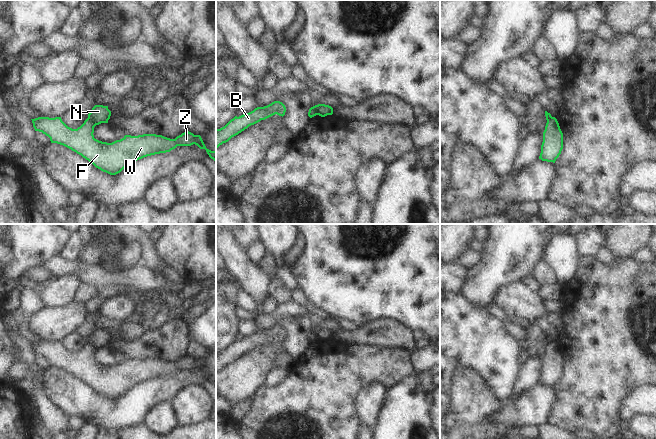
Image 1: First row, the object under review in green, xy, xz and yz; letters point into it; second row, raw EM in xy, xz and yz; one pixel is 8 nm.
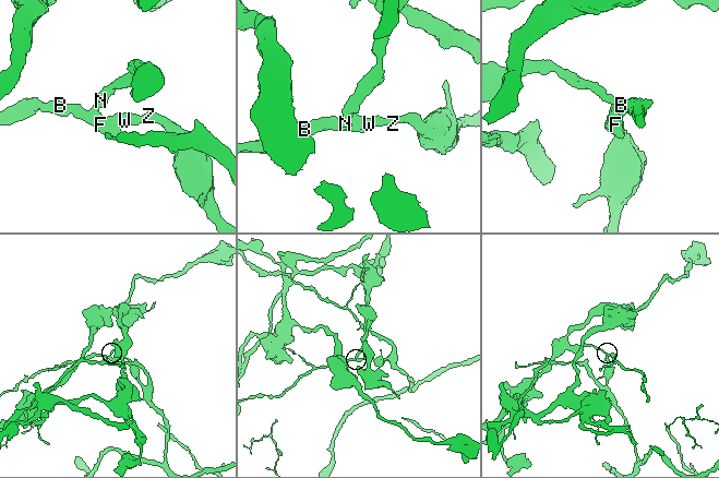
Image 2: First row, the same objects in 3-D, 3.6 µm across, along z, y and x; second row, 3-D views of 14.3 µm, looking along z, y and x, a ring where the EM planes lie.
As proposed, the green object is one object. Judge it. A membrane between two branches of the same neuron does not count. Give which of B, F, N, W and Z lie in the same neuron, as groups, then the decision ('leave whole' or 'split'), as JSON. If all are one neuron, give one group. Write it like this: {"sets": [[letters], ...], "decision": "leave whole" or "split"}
{"sets": [["B", "F", "W", "Z"], ["N"]], "decision": "split"}

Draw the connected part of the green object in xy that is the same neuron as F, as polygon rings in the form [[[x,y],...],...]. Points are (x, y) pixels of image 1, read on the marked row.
[[[38,117],[31,119],[35,131],[50,138],[51,143],[63,145],[91,162],[96,168],[110,175],[120,173],[133,162],[147,156],[170,152],[177,146],[197,145],[205,149],[216,162],[216,150],[206,148],[200,135],[185,131],[175,139],[162,135],[125,135],[112,143],[94,138],[94,123],[87,118],[77,129],[68,127],[61,117]]]

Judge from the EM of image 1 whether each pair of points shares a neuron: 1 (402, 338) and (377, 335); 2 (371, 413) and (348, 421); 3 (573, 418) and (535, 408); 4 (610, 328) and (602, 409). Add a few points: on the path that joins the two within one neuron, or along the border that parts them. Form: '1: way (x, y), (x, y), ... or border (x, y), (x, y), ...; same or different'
1: way (396, 335), (383, 335); same
2: border (358, 393), (355, 399), (355, 408), (361, 422); different
3: border (555, 389), (555, 403), (547, 422); different
4: way (610, 348), (606, 354), (606, 389); same

